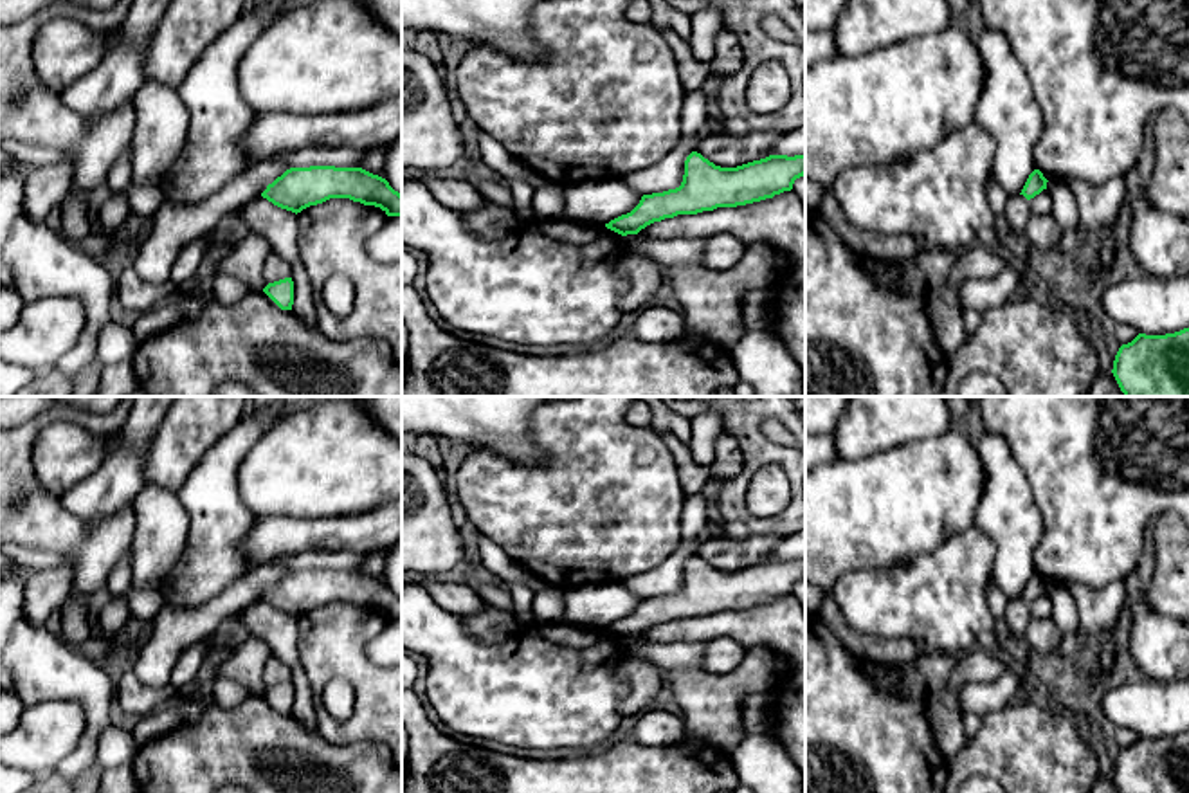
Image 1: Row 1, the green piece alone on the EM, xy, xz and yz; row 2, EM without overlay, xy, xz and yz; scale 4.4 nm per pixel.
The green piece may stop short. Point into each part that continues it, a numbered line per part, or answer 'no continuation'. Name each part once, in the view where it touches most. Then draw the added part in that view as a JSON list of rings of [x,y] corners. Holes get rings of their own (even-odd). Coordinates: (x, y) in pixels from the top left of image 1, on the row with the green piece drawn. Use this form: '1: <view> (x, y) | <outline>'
no continuation

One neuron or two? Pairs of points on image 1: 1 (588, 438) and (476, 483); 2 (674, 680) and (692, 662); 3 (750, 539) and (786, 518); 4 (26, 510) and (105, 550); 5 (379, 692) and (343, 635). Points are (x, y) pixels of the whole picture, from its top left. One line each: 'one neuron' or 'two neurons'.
1: one neuron
2: two neurons
3: one neuron
4: one neuron
5: one neuron

